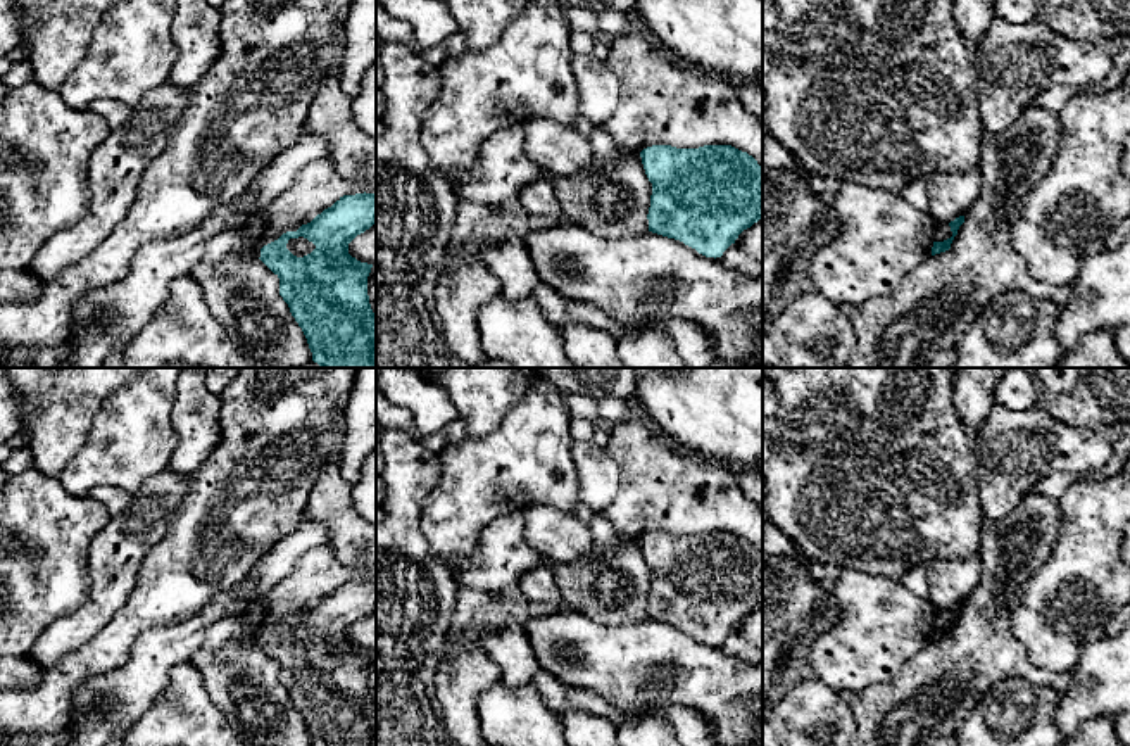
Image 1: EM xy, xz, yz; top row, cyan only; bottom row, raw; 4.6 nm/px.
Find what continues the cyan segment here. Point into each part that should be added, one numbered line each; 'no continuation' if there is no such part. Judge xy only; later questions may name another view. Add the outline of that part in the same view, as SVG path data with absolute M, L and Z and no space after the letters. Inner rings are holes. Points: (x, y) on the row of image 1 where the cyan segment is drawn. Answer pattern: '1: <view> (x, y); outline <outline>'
no continuation

